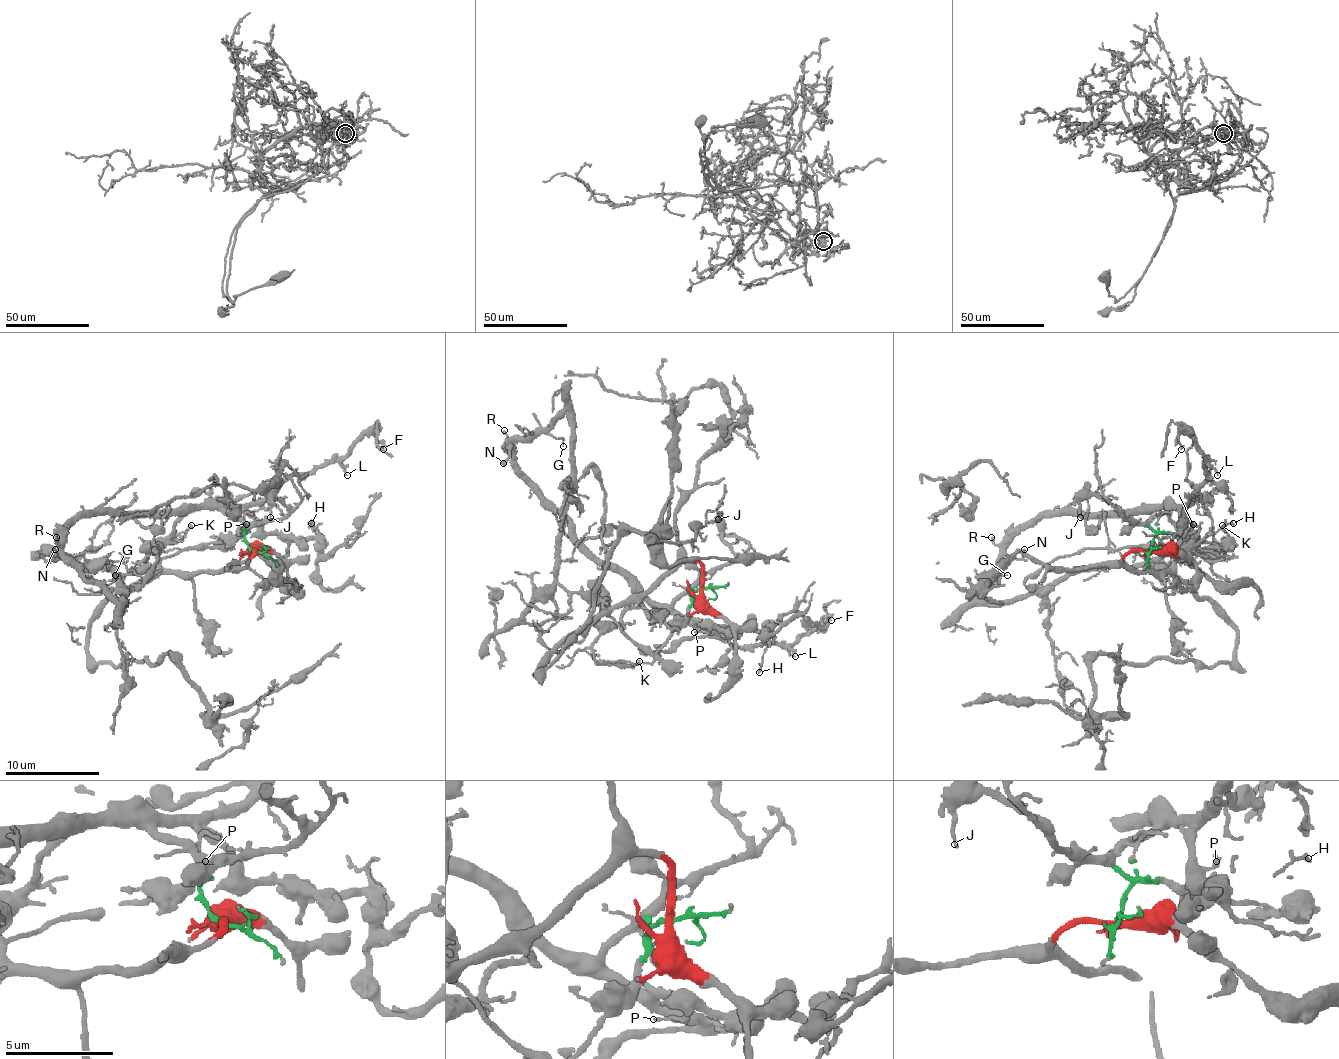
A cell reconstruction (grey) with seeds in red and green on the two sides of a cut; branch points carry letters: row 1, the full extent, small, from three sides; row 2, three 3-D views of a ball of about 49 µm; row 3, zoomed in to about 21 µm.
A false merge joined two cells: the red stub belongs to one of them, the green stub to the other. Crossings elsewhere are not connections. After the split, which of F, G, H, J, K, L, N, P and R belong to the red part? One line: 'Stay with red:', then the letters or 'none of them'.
Stay with red: none of them

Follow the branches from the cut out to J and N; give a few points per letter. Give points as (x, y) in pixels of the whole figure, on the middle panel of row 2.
J: (701, 590), (694, 594), (703, 578), (727, 566), (734, 554), (722, 538), (722, 526), (717, 519)
N: (701, 590), (668, 604), (649, 604), (576, 538), (515, 460), (510, 444), (503, 463)

